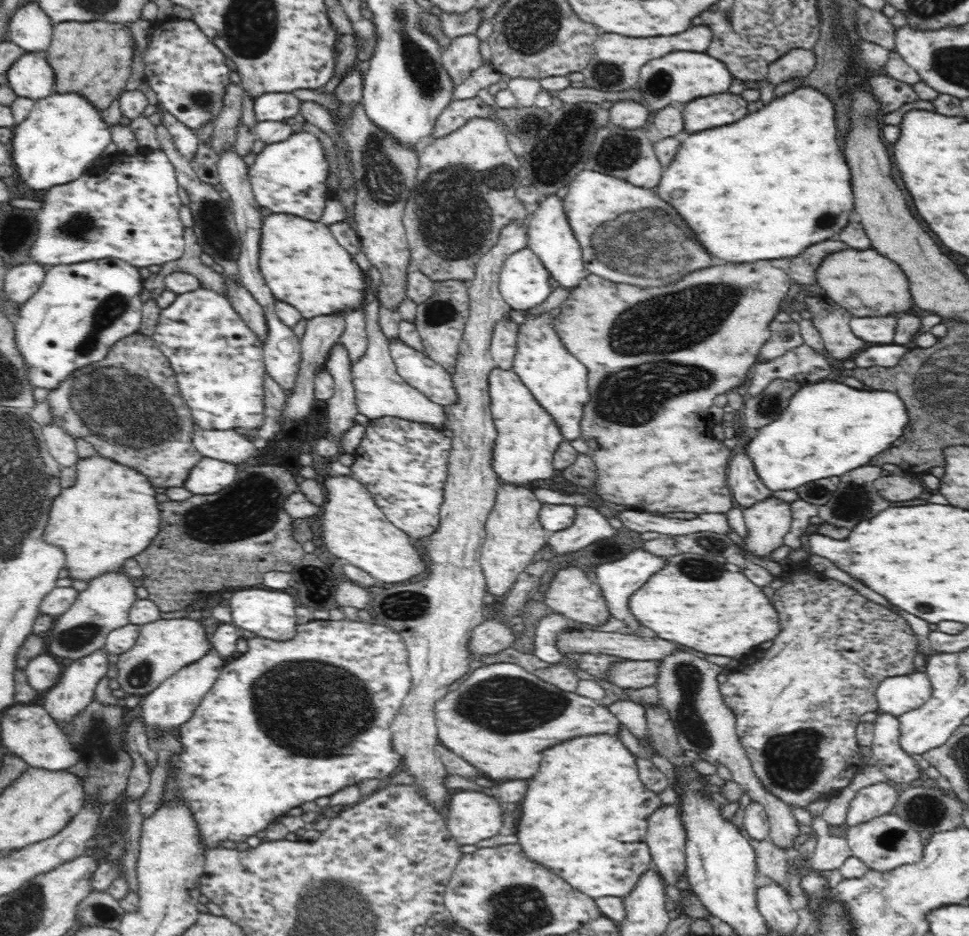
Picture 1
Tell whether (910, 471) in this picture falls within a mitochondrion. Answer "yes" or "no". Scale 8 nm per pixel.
no

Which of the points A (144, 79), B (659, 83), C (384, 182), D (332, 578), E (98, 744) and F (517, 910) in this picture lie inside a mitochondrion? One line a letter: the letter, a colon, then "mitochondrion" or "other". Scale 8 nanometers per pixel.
A: other
B: mitochondrion
C: mitochondrion
D: other
E: mitochondrion
F: mitochondrion

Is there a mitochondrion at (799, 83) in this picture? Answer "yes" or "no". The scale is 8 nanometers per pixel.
no

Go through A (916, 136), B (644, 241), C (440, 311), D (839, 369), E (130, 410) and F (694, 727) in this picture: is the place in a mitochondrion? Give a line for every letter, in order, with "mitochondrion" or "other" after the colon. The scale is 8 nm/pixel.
A: other
B: mitochondrion
C: mitochondrion
D: other
E: mitochondrion
F: mitochondrion

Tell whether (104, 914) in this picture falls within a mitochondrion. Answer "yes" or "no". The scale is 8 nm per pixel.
no

